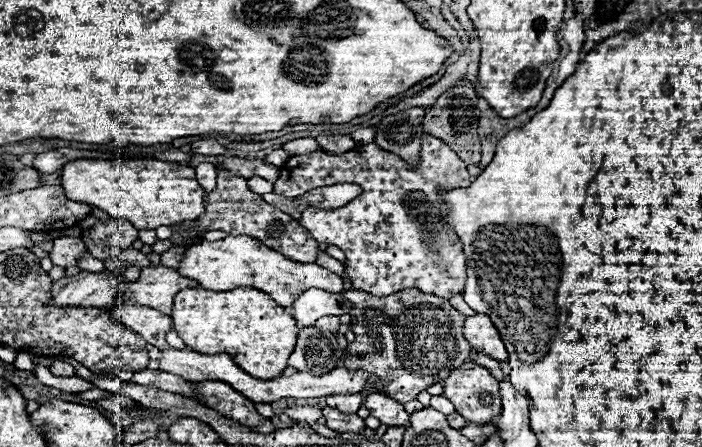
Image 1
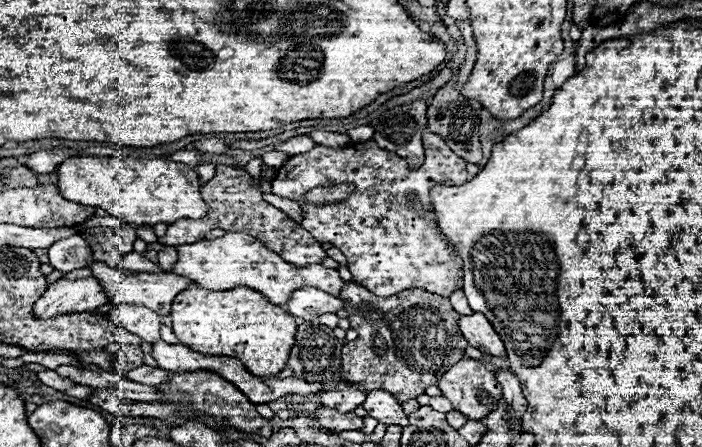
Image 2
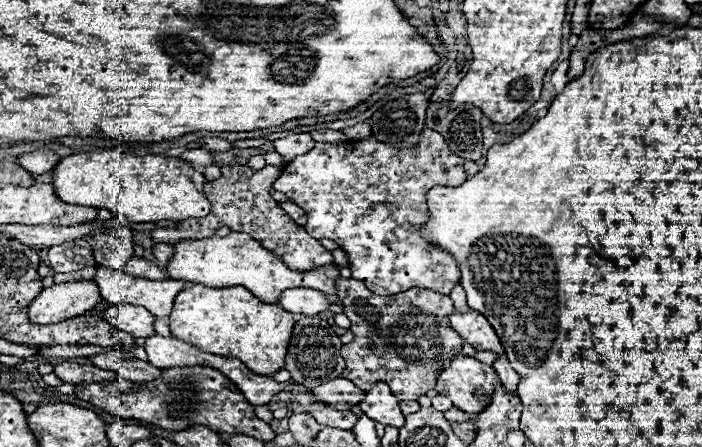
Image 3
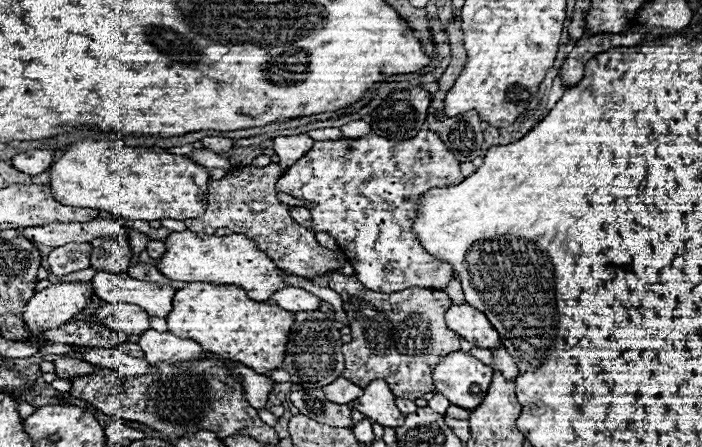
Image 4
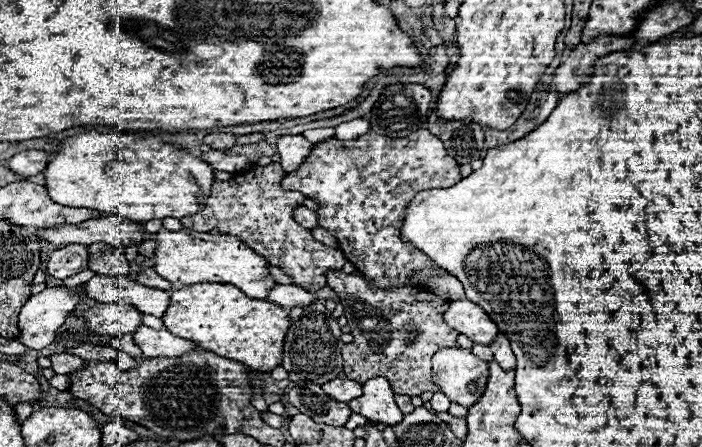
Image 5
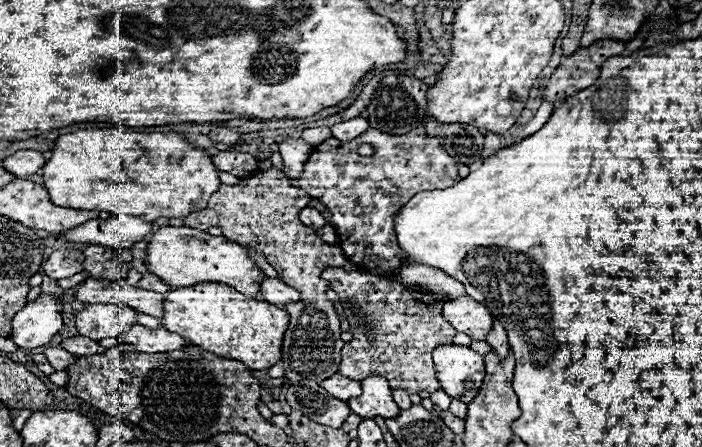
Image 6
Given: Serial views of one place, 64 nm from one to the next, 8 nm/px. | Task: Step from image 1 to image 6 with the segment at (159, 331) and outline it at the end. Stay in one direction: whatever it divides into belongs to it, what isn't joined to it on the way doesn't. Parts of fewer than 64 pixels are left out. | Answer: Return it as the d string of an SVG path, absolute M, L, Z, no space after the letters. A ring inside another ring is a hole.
M88 304L76 316L78 334L88 336L92 340L118 338L134 324L136 310L126 304Z

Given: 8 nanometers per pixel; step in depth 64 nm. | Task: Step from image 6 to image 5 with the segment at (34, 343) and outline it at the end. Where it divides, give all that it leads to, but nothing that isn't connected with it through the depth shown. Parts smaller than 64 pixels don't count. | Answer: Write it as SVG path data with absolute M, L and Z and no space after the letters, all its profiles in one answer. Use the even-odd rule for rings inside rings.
M54 286L32 294L18 316L18 326L22 330L18 340L32 350L50 346L54 342L54 332L58 332L66 316L80 304L82 296L82 292L70 286Z

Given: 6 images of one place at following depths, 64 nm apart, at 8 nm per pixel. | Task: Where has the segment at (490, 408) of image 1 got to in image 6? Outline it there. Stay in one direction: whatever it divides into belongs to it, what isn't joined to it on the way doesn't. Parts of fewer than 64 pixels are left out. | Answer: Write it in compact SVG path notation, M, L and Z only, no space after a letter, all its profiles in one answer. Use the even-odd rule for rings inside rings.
M438 346L432 352L436 378L442 384L442 390L454 398L470 404L486 376L484 358L470 350L468 346Z

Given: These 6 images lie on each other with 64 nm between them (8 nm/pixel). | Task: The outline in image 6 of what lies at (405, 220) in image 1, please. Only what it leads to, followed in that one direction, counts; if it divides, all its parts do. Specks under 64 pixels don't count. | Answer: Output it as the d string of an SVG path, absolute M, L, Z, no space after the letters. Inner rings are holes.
M420 126L402 136L390 136L370 128L350 142L328 138L314 146L300 178L290 180L290 184L306 190L310 198L324 204L328 224L336 230L340 246L352 264L368 274L396 280L398 272L410 266L410 260L396 242L394 216L414 194L446 188L458 180L456 160L452 160L442 144ZM360 144L372 144L374 154L360 156Z

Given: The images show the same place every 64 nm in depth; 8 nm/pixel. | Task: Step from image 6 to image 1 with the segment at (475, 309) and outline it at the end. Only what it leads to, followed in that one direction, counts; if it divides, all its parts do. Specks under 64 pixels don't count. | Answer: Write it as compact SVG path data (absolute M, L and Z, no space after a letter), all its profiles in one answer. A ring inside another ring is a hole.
M486 314L468 316L464 322L464 336L476 352L482 352L498 362L508 362L508 352L504 348L504 342Z

